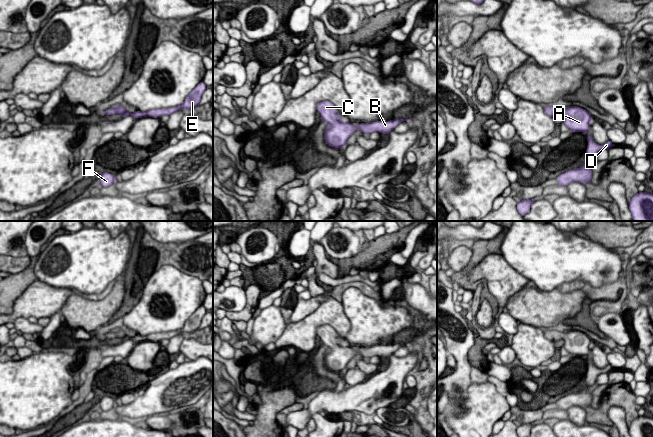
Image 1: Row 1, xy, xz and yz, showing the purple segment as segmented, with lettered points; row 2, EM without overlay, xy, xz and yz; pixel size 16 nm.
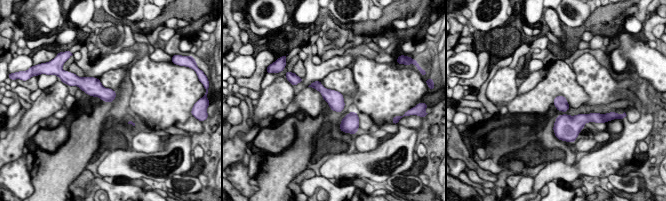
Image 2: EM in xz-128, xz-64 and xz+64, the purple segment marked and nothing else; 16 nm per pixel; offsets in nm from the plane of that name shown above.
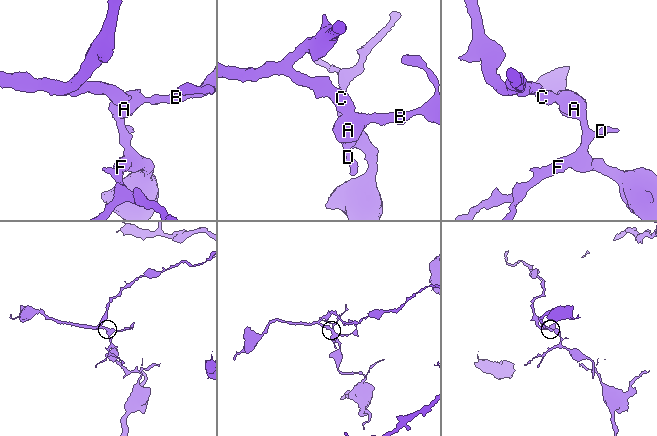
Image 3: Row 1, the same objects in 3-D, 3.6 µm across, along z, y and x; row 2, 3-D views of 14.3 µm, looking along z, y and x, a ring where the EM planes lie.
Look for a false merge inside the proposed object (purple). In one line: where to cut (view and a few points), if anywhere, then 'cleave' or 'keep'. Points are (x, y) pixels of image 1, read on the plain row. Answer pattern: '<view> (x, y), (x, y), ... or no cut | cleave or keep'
no cut | keep

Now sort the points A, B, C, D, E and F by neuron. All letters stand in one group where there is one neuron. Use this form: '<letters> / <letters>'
A B C D E F

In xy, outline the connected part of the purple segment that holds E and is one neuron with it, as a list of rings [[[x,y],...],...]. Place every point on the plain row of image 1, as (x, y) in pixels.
[[[201,305],[185,322],[184,327],[179,330],[176,330],[176,331],[153,333],[153,334],[149,334],[146,336],[141,336],[141,335],[136,334],[133,337],[129,337],[125,333],[124,329],[120,329],[120,330],[111,332],[111,333],[106,333],[103,338],[105,338],[107,340],[110,340],[113,338],[120,338],[123,342],[131,339],[131,340],[135,341],[136,343],[146,341],[146,340],[153,341],[153,342],[159,342],[162,339],[169,340],[179,333],[184,333],[187,335],[191,332],[198,330],[198,328],[201,324],[201,321],[202,321],[204,315],[206,314],[206,312],[207,311],[206,311],[205,307],[203,305]]]

